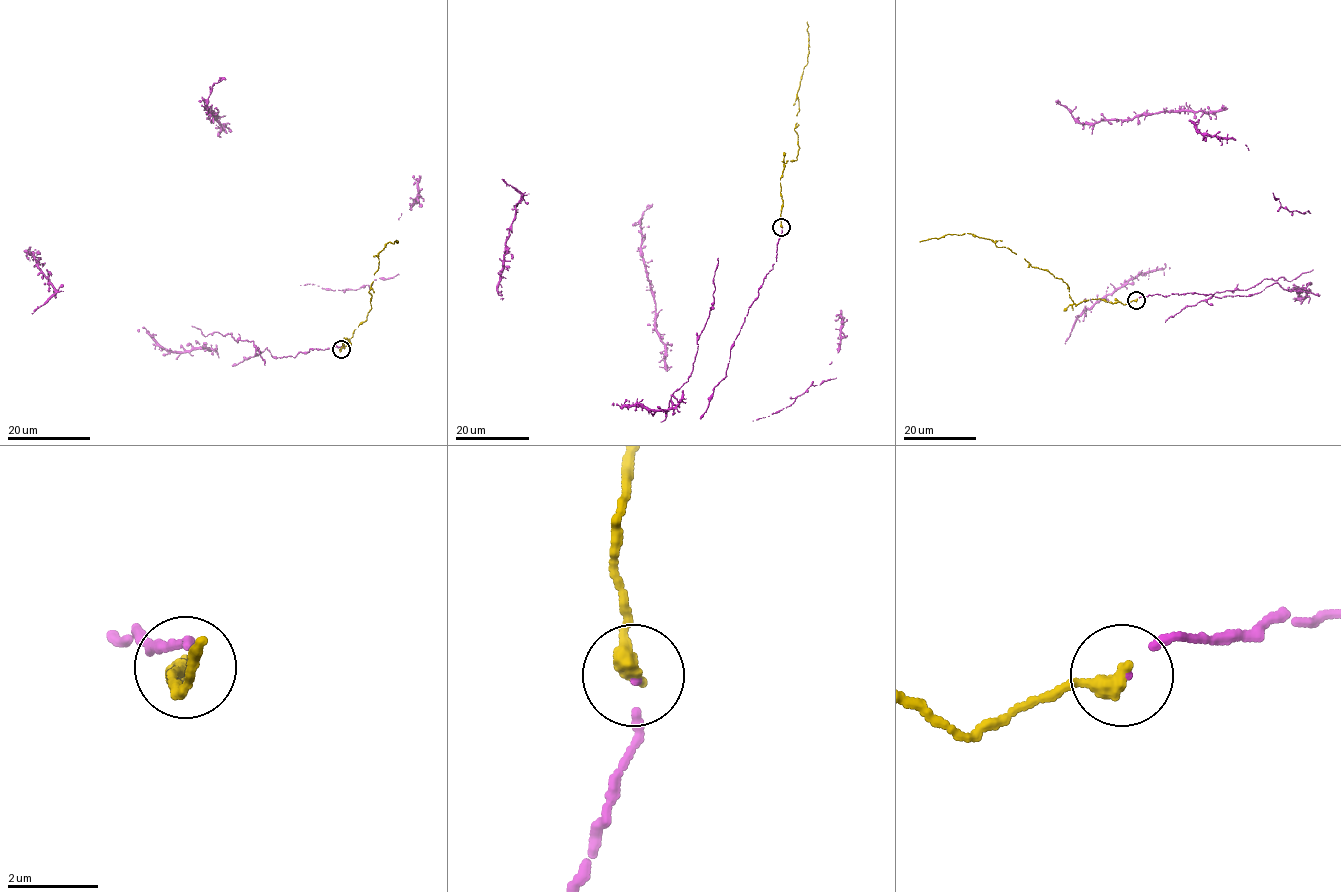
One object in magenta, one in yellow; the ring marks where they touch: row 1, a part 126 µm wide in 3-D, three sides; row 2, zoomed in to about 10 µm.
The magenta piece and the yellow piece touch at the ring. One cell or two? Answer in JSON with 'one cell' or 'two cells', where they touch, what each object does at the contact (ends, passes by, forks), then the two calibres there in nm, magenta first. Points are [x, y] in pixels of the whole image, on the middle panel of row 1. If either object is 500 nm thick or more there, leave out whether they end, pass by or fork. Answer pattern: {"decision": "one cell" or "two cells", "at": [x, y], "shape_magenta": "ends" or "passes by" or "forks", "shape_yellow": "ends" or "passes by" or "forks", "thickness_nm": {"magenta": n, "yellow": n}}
{"decision": "one cell", "at": [781, 227], "shape_magenta": "ends", "shape_yellow": "ends", "thickness_nm": {"magenta": 90, "yellow": 400}}

